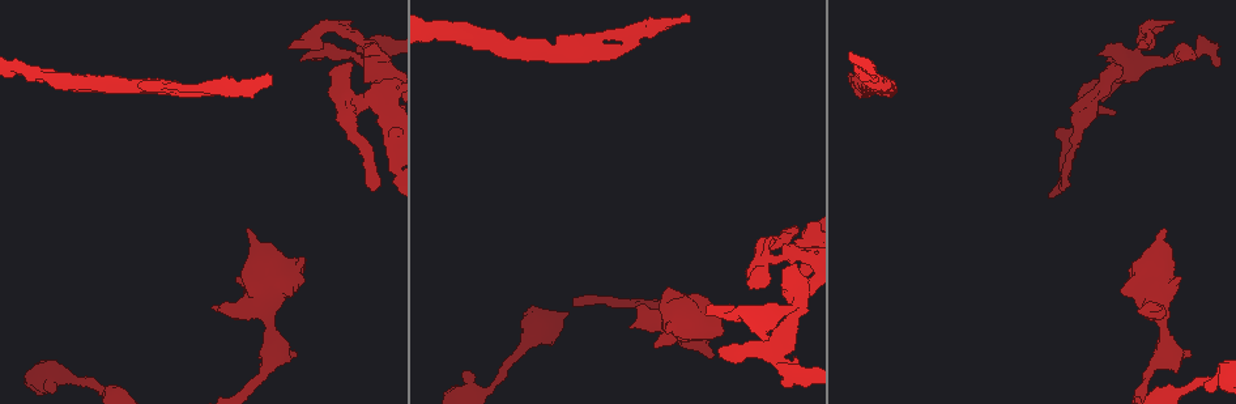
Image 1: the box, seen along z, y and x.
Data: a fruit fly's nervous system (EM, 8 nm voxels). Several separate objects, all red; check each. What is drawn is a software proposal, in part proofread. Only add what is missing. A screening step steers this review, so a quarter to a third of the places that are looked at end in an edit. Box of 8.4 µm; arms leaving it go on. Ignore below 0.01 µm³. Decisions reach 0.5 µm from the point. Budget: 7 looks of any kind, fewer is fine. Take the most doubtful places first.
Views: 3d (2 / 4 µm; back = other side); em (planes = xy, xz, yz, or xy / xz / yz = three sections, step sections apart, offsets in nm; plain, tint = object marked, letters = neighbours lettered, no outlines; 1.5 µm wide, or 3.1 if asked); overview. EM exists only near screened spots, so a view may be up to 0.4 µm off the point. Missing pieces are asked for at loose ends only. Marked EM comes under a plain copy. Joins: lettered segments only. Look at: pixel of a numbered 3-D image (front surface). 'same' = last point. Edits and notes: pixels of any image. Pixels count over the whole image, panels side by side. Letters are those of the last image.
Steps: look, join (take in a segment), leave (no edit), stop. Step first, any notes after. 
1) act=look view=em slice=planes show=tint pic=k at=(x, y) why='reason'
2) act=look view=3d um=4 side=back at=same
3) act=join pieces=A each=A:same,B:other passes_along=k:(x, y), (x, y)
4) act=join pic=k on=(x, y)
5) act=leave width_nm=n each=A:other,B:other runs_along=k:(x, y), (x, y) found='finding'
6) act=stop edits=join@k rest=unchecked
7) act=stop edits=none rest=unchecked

act=look view=3d um=4 pic=1 at=(850, 74) why='branch stops here'

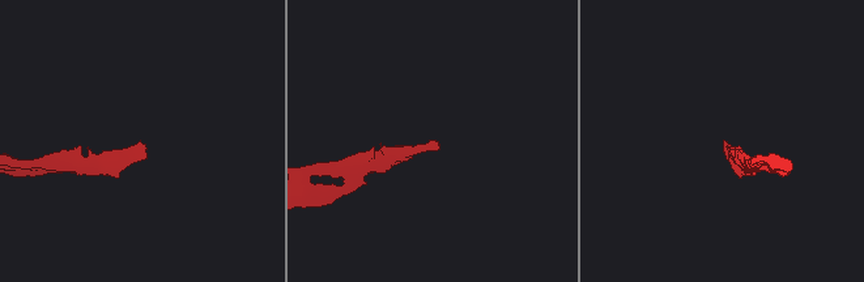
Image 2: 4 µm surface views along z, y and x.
act=look view=em slice=planes show=letters pic=2 at=(144, 146) why='now the EM'

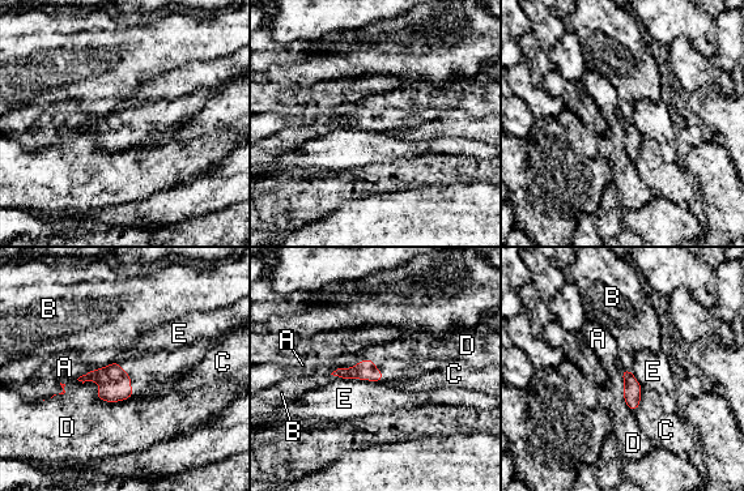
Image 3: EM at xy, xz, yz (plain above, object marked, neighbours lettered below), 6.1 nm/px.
act=join pieces=A longest_contact=E:260nm each=A:same,B:other,C:other,D:other,E:other found='the neuron continues'

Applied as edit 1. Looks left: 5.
act=look view=em slice=xy step=4 show=letters pic=1 at=(654, 347) why='branch stops here'

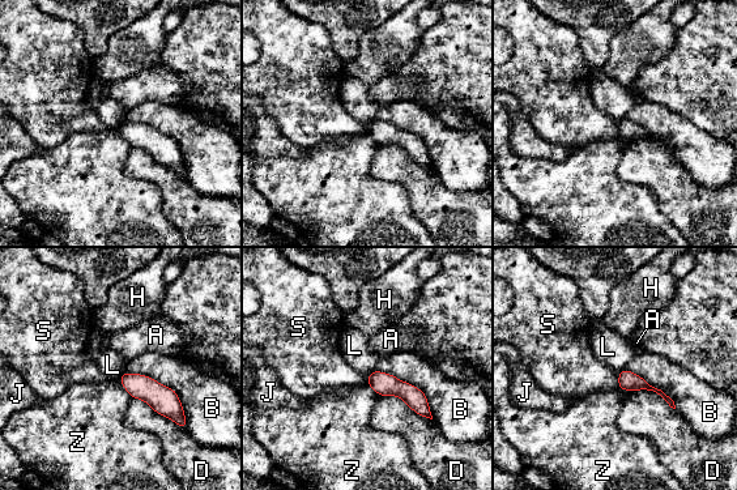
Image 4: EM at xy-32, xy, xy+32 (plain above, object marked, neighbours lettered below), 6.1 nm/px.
act=look view=em slice=planes show=letters at=same

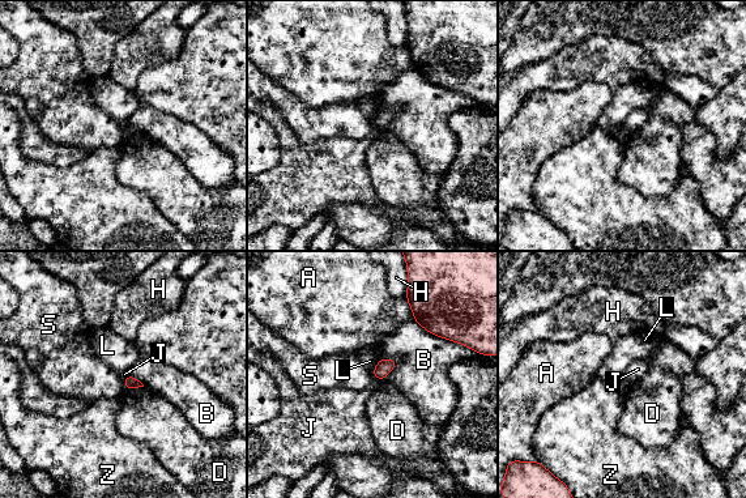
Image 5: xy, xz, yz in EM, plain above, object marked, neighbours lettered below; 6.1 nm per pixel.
act=leave each=A:other,B:other,D:other,H:other,J:other,L:other,S:other,Z:other border=5:(374, 375), (380, 379) found='none of them fits'

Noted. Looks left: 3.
act=look view=3d um=2 side=back pic=1 at=(714, 354) why='free end'

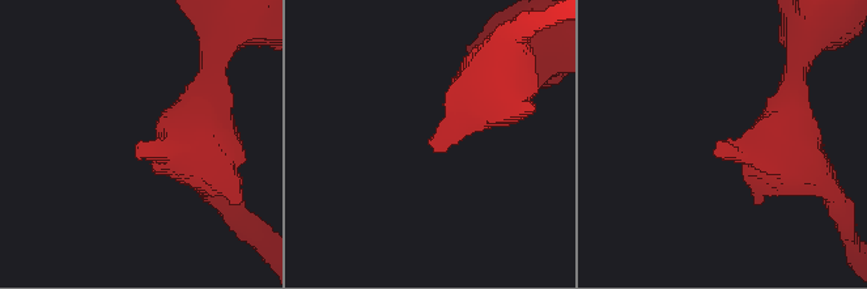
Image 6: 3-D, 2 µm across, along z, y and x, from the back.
act=look view=em slice=planes show=letters pic=6 at=(143, 142) why='need the tissue'

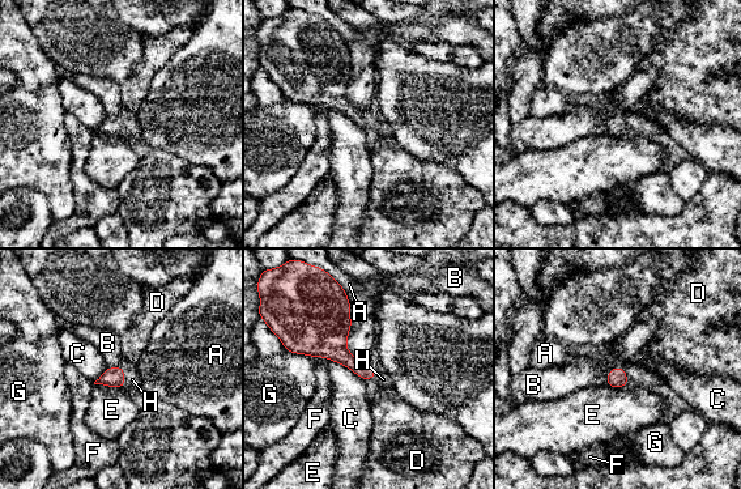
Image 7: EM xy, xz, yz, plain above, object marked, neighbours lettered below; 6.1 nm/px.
act=join pieces=H each=A:other,B:other,C:other,D:other,E:other,F:other,G:other,H:same passes_along=7:(113, 377), (123, 378), (132, 379) found='it goes on there'

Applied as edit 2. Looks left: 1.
act=stop edits=join@3,join@7 rest=unchecked

